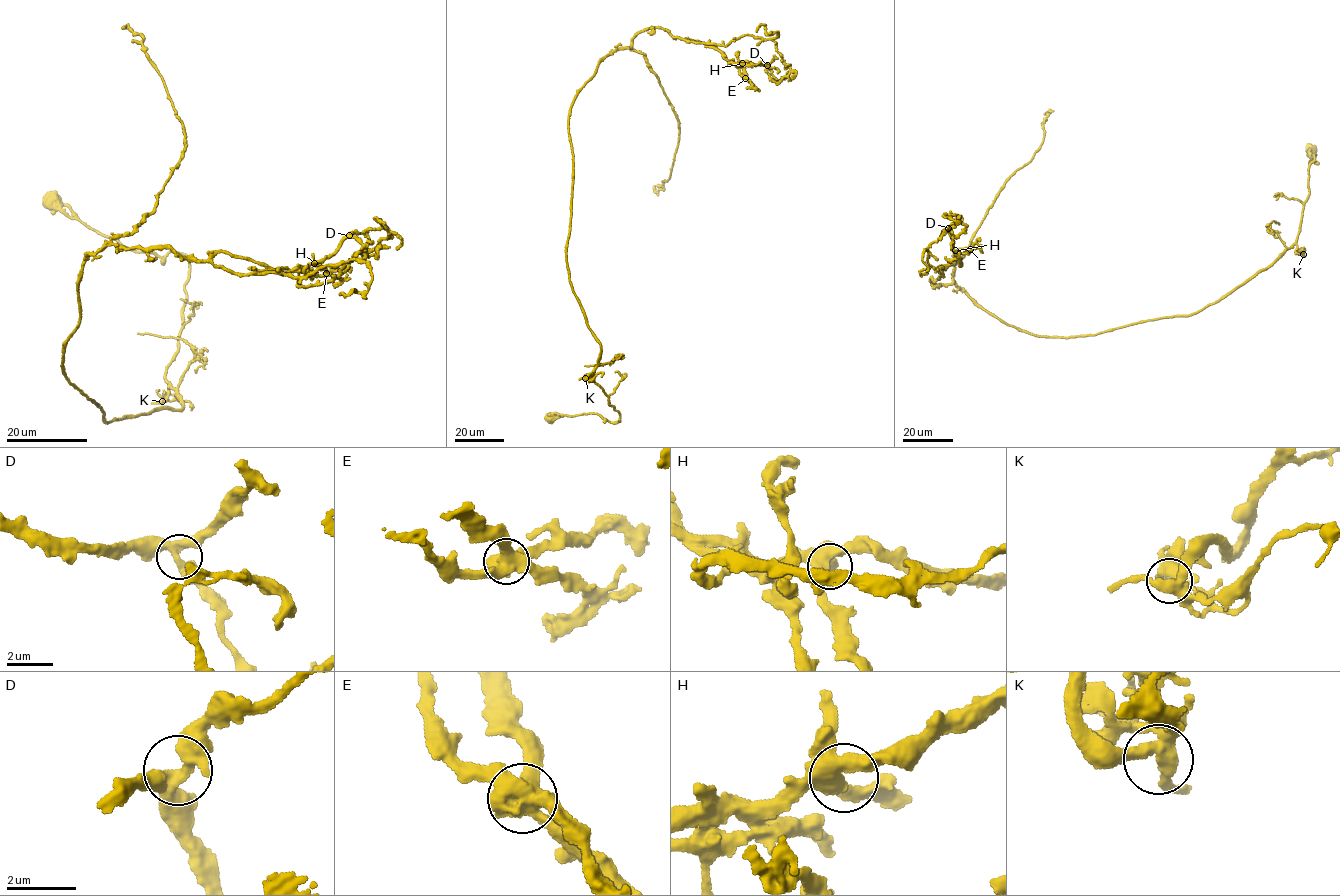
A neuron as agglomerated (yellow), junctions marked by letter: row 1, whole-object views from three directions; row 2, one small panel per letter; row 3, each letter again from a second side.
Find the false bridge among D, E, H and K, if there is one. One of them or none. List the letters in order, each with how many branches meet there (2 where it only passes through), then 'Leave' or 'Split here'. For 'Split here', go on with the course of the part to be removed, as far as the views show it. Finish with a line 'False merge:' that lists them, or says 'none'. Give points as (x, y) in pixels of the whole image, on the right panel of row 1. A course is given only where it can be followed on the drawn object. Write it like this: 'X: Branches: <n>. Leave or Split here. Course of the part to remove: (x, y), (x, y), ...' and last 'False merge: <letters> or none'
D: Branches: 4. Leave
E: Branches: 4. Split here. Course of the part to remove: (970, 249), (951, 248), (948, 230), (960, 217), (954, 214), (949, 217), (960, 223)
H: Branches: 4. Leave
K: Branches: 4. Leave
False merge: E

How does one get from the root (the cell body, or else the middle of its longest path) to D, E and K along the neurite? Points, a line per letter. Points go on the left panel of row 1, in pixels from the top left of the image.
D: (53, 205), (189, 264), (165, 378), (181, 409), (108, 422), (61, 367), (87, 255), (280, 270), (349, 235)
E: (53, 205), (189, 264), (165, 378), (181, 409), (105, 422), (61, 367), (87, 255), (226, 251), (326, 273)
K: (53, 205), (137, 252), (187, 258), (183, 328), (162, 401)

